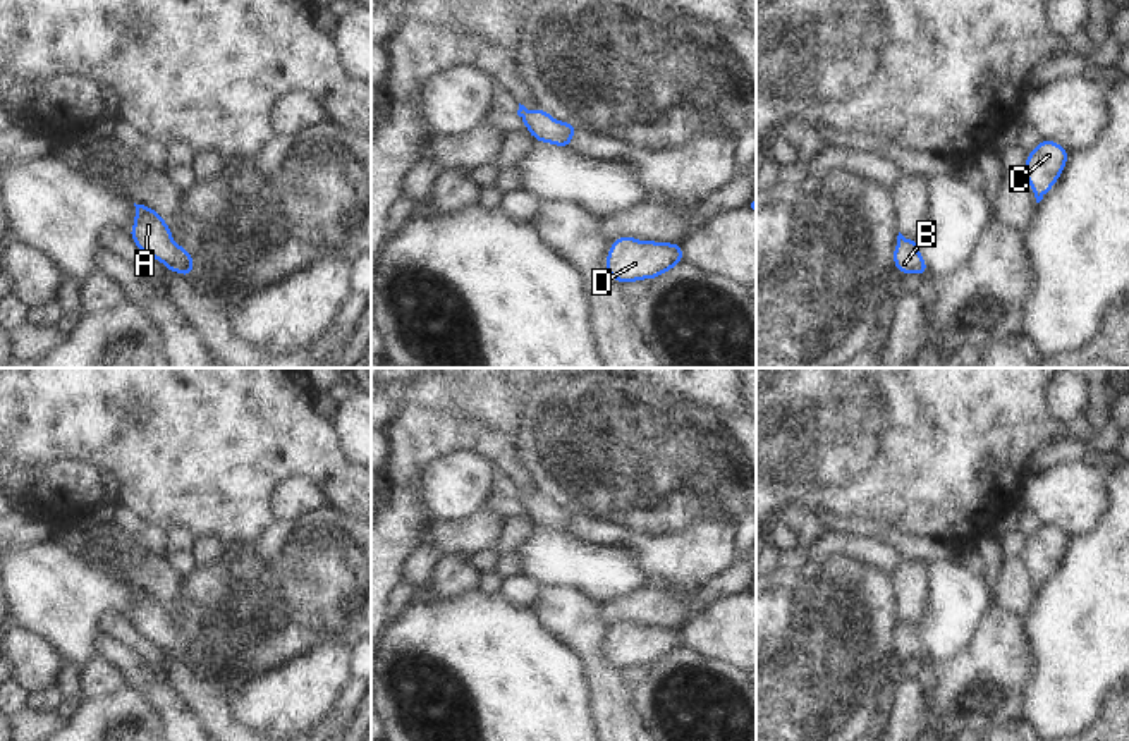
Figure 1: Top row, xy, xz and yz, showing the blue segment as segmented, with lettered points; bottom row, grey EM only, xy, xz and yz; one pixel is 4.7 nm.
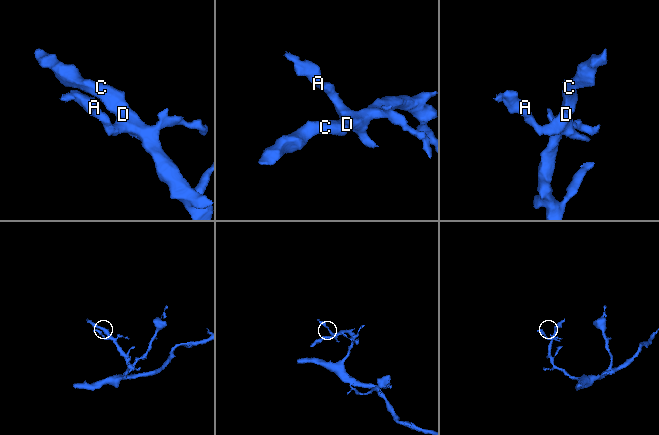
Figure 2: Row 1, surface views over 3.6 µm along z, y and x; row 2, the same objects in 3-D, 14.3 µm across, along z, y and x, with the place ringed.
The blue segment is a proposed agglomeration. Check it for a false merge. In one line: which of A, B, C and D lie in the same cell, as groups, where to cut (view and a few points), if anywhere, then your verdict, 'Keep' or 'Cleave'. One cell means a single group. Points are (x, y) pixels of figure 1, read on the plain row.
Groups: A B C D. No split. Keep

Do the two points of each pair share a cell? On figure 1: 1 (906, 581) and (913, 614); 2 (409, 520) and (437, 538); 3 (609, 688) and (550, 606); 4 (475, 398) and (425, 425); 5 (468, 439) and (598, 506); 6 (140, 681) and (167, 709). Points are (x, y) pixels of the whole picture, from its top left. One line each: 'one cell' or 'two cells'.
1: one cell
2: two cells
3: one cell
4: two cells
5: two cells
6: one cell

